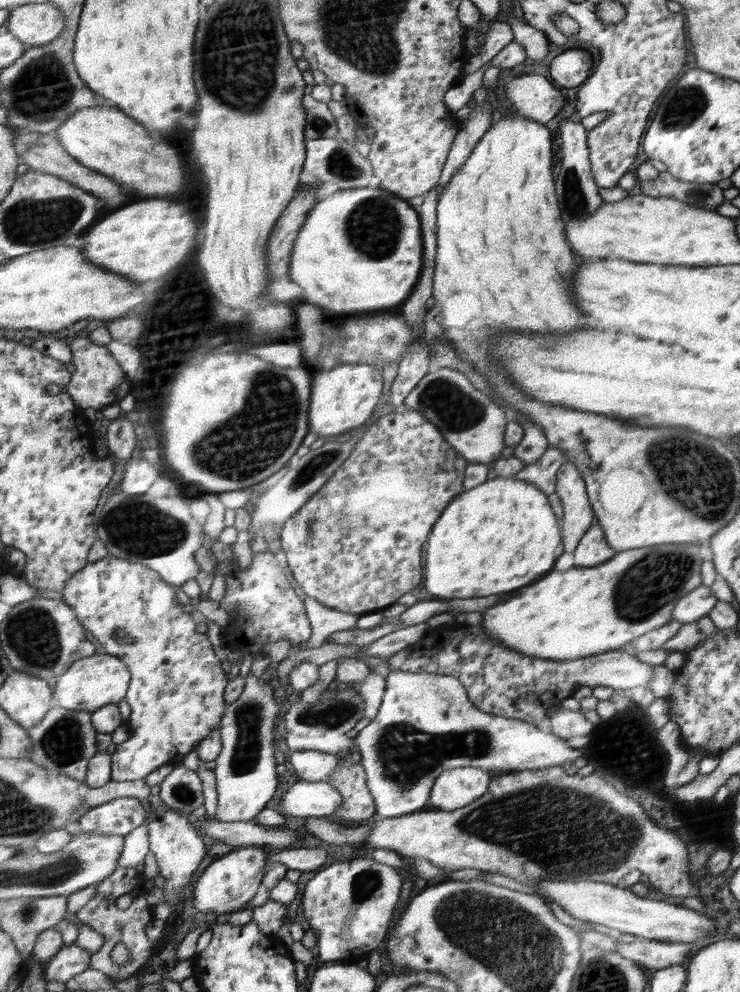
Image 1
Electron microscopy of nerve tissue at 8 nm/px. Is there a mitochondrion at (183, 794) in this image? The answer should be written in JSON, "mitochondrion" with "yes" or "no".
{"mitochondrion":"yes"}

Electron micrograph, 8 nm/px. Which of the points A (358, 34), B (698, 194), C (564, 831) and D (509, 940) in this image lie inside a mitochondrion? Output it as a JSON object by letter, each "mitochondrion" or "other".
{"A":"mitochondrion","B":"mitochondrion","C":"mitochondrion","D":"mitochondrion"}

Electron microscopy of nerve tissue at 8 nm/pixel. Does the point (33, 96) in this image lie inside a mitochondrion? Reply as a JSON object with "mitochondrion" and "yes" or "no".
{"mitochondrion":"yes"}

